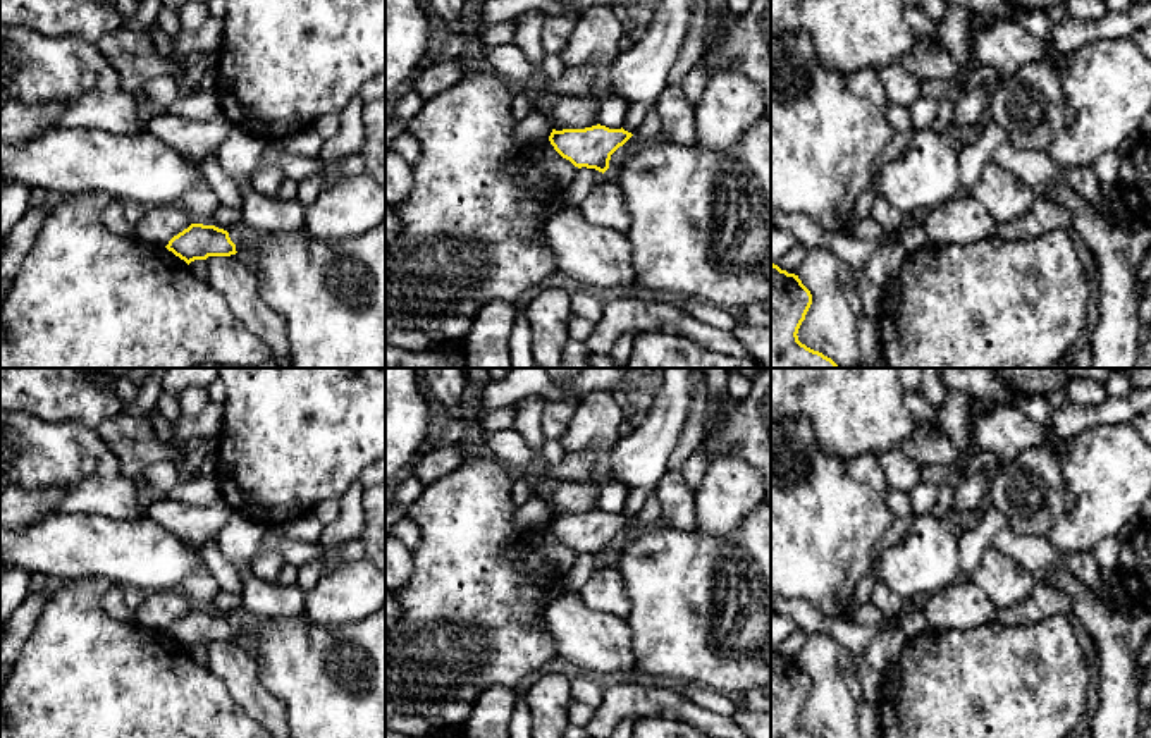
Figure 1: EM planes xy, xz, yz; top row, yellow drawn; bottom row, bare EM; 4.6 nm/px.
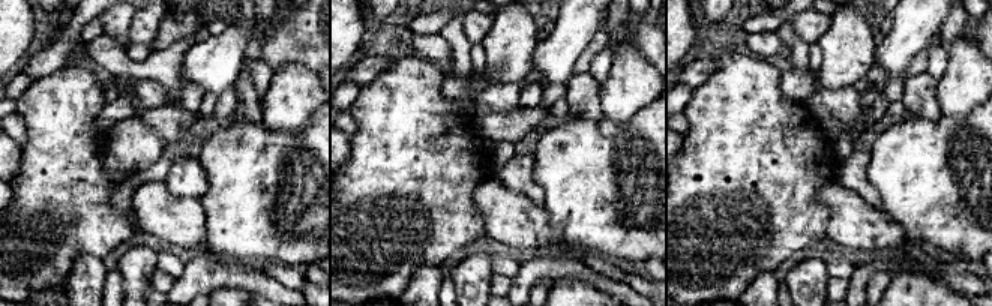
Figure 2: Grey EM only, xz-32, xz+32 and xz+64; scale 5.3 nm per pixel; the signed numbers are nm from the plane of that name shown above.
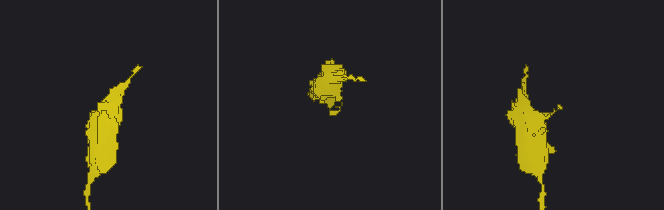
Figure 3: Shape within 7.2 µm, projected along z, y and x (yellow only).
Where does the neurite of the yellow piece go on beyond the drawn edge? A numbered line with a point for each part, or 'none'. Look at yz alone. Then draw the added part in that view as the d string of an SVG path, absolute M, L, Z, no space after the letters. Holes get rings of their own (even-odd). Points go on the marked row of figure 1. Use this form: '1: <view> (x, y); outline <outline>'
none

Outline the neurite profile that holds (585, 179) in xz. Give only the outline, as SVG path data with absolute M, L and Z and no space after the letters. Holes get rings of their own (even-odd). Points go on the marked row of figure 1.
M578 169L571 186L564 193L561 193L556 198L554 205L549 208L549 215L554 215L566 208L580 208L582 201L588 196L600 175L602 172L595 169Z

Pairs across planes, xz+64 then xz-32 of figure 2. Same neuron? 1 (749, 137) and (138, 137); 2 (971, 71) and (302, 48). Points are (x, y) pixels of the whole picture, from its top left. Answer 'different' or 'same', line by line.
1: different
2: different

